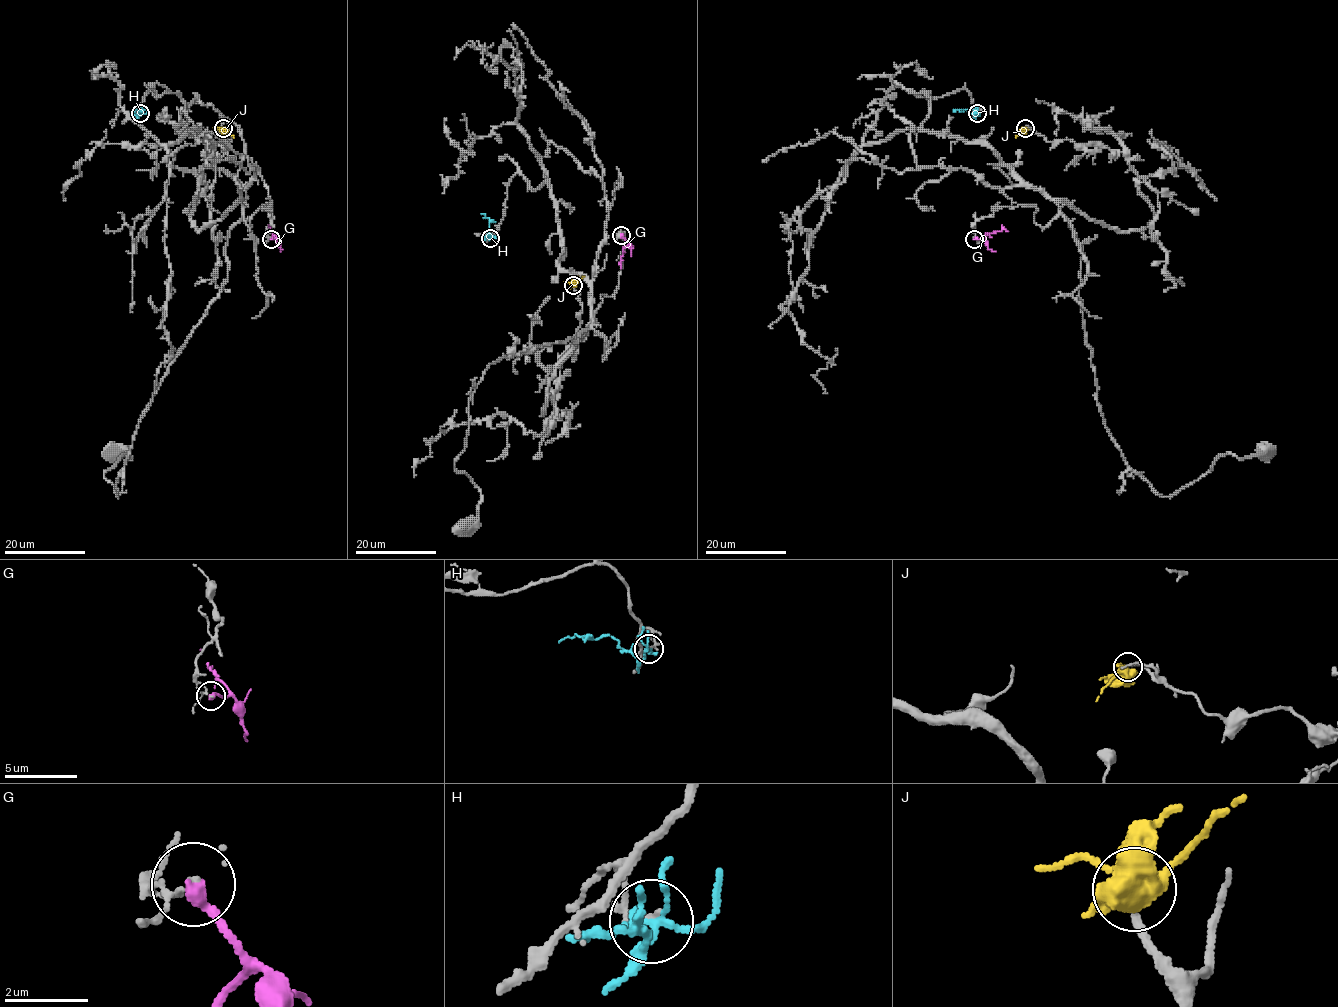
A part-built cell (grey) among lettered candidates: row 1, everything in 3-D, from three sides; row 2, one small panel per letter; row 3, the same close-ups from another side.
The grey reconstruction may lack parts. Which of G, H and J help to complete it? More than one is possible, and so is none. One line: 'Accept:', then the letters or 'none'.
Accept: J

